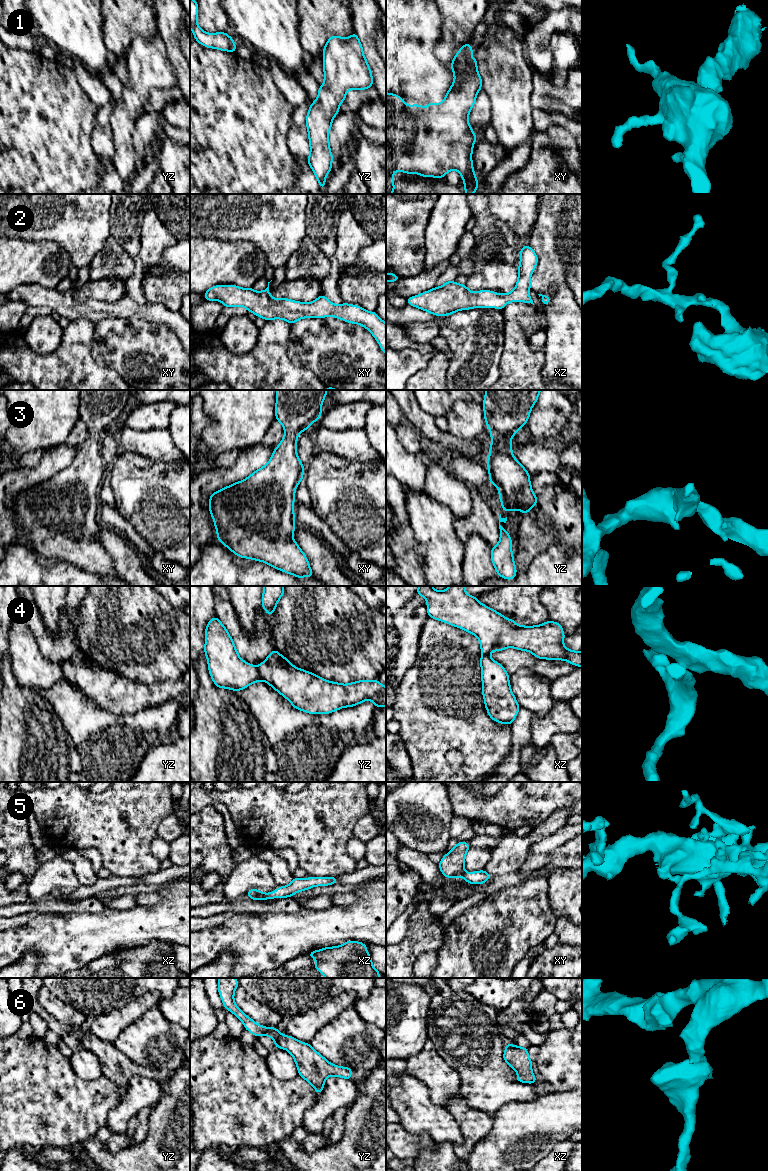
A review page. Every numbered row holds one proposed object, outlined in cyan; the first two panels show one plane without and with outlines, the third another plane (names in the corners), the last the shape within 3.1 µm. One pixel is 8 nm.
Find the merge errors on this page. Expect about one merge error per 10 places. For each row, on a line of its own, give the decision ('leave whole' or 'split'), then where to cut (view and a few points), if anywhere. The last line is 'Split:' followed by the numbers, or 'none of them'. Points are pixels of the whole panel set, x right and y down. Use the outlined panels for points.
1: leave whole; cut none
2: leave whole; cut none
3: leave whole; cut none
4: split; cut yz (257, 667), (261, 679)
5: leave whole; cut none
6: leave whole; cut none
Split: 4

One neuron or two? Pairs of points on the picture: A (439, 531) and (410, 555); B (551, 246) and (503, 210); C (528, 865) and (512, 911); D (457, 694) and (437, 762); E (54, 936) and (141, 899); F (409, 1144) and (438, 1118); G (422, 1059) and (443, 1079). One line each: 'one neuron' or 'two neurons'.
A: two neurons
B: two neurons
C: two neurons
D: one neuron
E: two neurons
F: two neurons
G: one neuron

